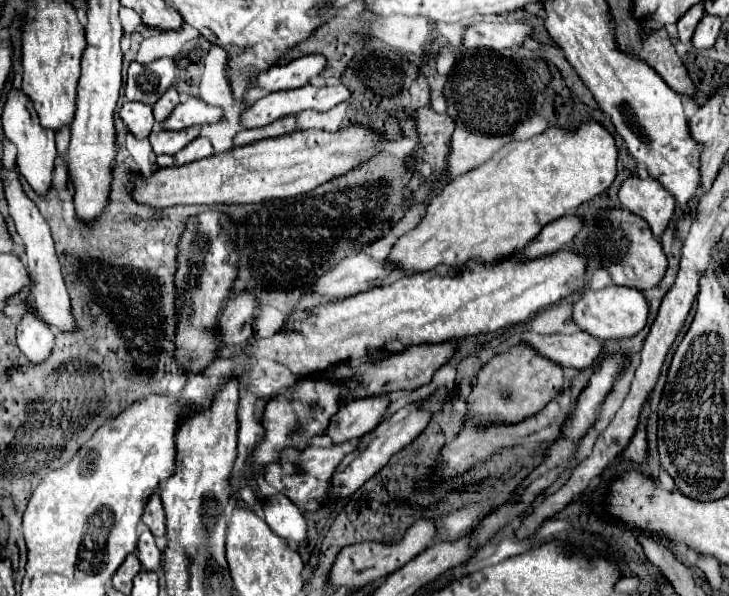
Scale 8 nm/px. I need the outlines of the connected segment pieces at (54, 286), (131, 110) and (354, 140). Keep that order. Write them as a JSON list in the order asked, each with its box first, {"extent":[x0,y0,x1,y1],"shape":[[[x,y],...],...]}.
[{"extent":[1,167,77,333],"shape":[[[3,167],[1,169],[1,179],[3,179],[3,189],[5,189],[5,199],[7,199],[7,205],[9,205],[9,215],[15,223],[15,229],[17,229],[19,237],[25,241],[25,247],[27,247],[27,271],[29,271],[29,279],[31,279],[31,285],[27,289],[23,289],[21,293],[7,299],[7,305],[3,305],[3,313],[9,315],[11,319],[19,321],[23,317],[25,303],[27,303],[55,331],[75,333],[77,323],[71,315],[69,293],[67,293],[67,287],[65,287],[63,277],[61,277],[61,267],[59,267],[59,259],[55,255],[49,225],[43,219],[43,215],[39,213],[37,205],[25,195],[25,191],[19,183],[19,173],[17,173],[15,167]]]},{"extent":[119,101,155,139],"shape":[[[127,101],[123,103],[121,111],[119,111],[123,123],[127,125],[127,129],[137,137],[143,139],[151,133],[155,119],[153,119],[153,111],[149,105],[145,103],[137,103],[137,101]]]},{"extent":[131,125,379,209],"shape":[[[351,125],[343,131],[327,133],[319,129],[295,131],[277,139],[257,141],[253,145],[233,147],[225,153],[191,161],[175,167],[155,167],[151,175],[133,173],[131,197],[139,205],[167,209],[173,205],[231,205],[259,203],[267,199],[285,199],[323,185],[341,173],[357,167],[375,155],[379,135],[371,129]]]}]

